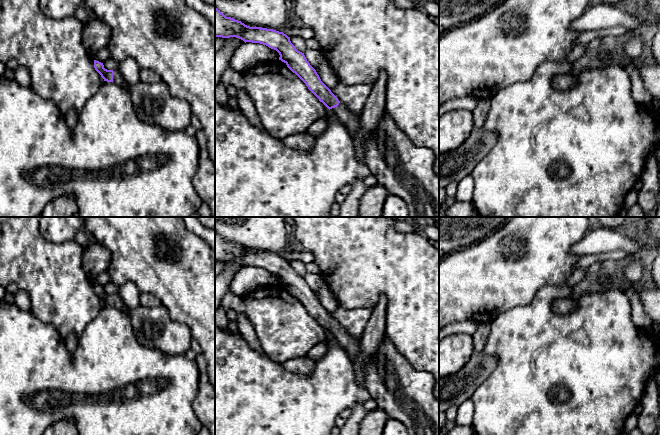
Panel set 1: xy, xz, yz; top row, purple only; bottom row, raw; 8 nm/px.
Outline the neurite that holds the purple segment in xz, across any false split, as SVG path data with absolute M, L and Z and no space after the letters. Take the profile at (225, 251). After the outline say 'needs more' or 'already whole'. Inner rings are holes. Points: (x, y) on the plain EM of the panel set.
M215 232L215 261L236 261L245 267L260 267L276 274L280 279L279 284L284 286L306 308L319 325L336 339L352 361L356 360L360 351L361 340L354 339L346 329L338 324L321 305L304 277L296 273L291 267L290 261L286 258L273 253L247 250L241 245L226 241Z; needs more

